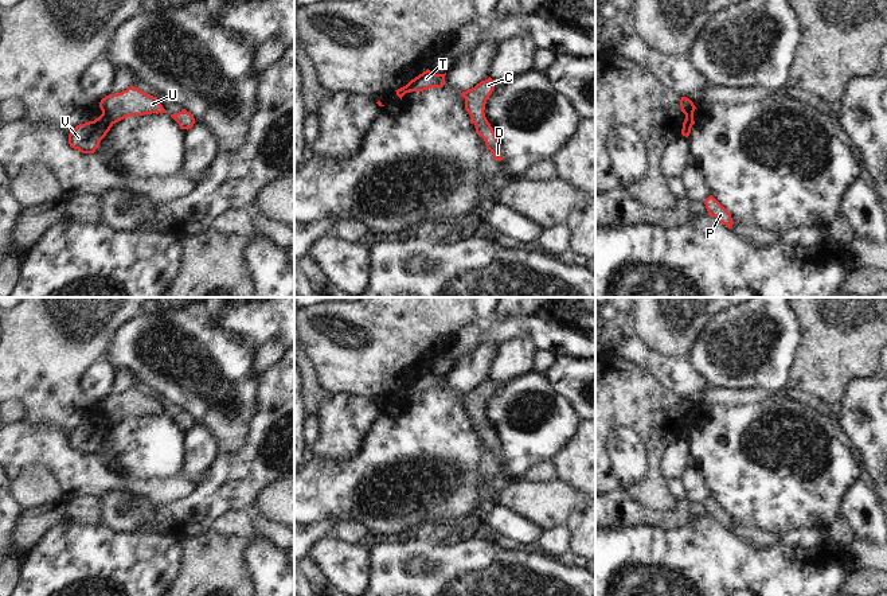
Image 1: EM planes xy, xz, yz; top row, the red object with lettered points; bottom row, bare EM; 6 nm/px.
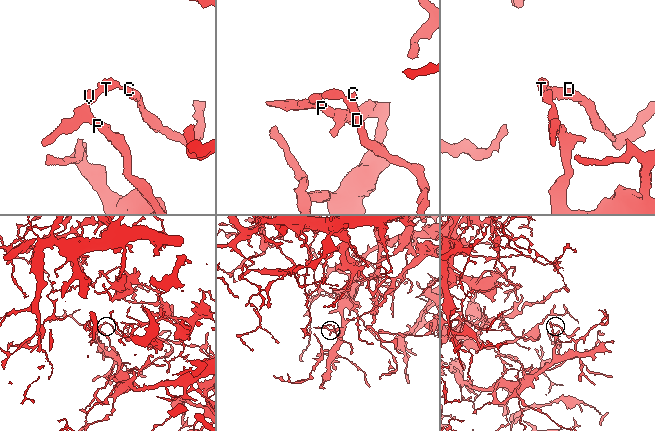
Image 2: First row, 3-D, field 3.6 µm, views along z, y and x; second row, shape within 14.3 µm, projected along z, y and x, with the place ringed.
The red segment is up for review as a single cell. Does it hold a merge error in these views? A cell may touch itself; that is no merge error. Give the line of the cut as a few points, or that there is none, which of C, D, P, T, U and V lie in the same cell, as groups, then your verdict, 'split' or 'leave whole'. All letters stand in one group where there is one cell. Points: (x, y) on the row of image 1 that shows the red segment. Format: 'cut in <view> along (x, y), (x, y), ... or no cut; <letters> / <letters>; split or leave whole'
cut in xy along (102, 113), (113, 123); C D T U / P V; split

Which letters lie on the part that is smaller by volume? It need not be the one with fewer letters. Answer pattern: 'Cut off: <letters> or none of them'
Cut off: C, D, T, U

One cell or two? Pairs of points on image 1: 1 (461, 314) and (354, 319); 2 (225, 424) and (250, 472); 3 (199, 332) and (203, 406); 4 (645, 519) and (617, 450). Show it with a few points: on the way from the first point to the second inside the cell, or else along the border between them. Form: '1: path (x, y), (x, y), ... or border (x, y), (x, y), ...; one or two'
1: path (434, 314), (407, 314), (402, 319), (381, 319); one
2: border (250, 420), (245, 443), (234, 452), (219, 454); two
3: path (199, 351), (207, 370), (207, 388); one
4: path (628, 502), (625, 499), (625, 467); one

